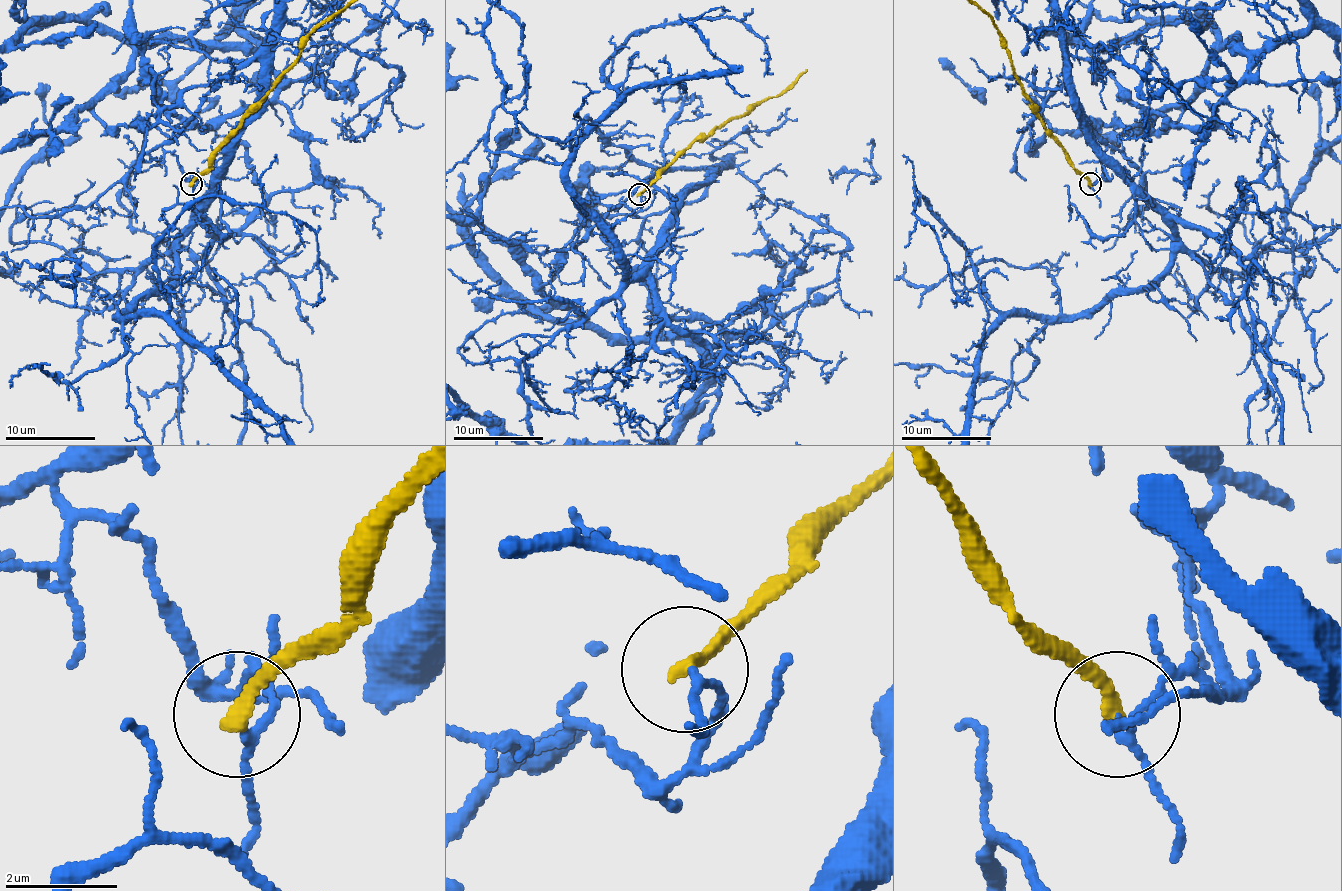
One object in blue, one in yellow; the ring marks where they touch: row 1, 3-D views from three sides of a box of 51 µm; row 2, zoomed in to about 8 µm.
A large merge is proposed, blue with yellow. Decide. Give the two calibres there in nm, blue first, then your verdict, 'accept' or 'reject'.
110 nm thick on the blue side, 280 nm on the other; reject

